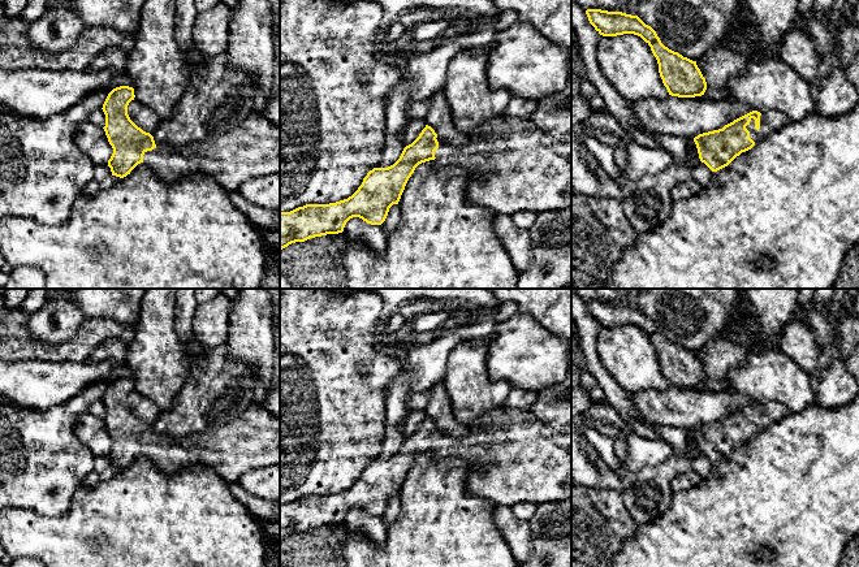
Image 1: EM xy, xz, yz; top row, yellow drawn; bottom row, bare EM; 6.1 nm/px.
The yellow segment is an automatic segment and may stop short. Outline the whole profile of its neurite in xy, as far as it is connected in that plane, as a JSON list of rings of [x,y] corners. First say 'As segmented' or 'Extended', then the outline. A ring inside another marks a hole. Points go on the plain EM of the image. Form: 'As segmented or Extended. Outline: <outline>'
As segmented. Outline: [[[113,380],[104,395],[105,417],[103,419],[113,445],[108,451],[112,467],[124,469],[141,454],[147,442],[156,440],[154,428],[138,419],[128,406],[128,397],[134,391],[134,380]]]

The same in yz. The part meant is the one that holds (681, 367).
As segmented. Outline: [[[587,300],[590,315],[603,328],[634,325],[640,328],[649,338],[659,355],[659,364],[669,386],[678,389],[695,389],[704,386],[707,373],[696,352],[683,349],[665,338],[656,323],[646,316],[638,307],[622,303]]]

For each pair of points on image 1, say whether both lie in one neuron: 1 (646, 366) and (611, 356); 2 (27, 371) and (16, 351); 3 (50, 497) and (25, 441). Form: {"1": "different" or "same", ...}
{"1": "same", "2": "different", "3": "same"}

